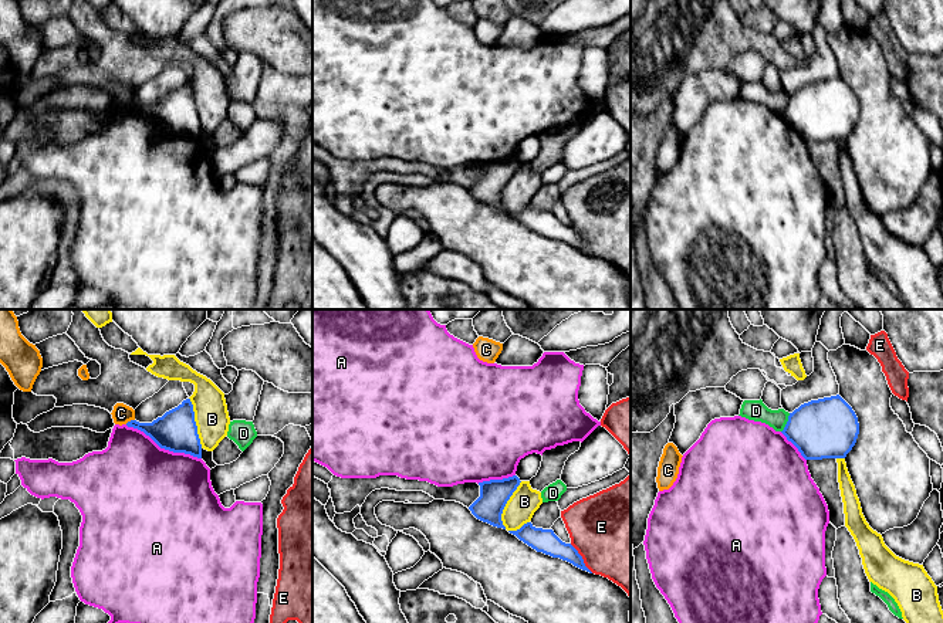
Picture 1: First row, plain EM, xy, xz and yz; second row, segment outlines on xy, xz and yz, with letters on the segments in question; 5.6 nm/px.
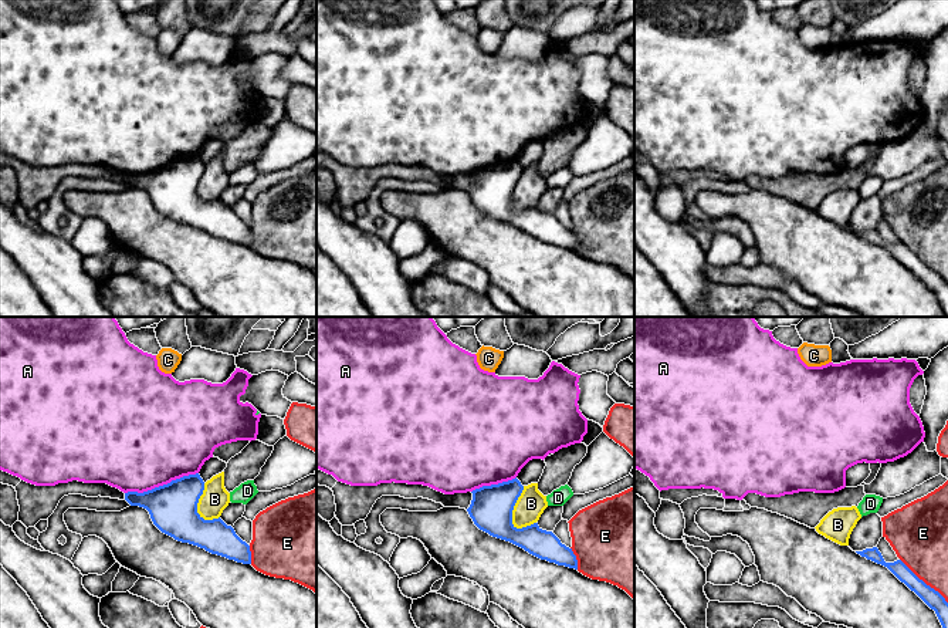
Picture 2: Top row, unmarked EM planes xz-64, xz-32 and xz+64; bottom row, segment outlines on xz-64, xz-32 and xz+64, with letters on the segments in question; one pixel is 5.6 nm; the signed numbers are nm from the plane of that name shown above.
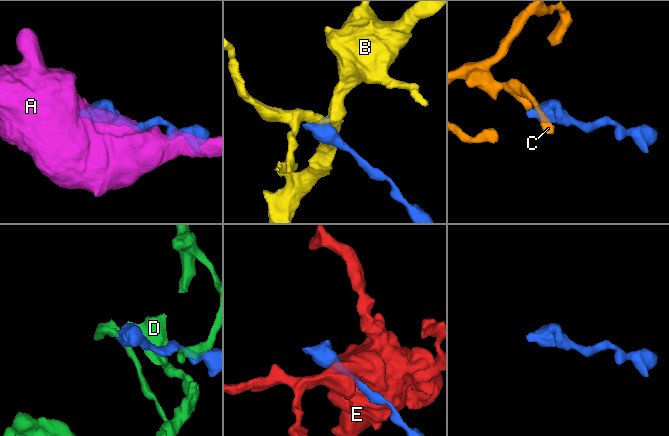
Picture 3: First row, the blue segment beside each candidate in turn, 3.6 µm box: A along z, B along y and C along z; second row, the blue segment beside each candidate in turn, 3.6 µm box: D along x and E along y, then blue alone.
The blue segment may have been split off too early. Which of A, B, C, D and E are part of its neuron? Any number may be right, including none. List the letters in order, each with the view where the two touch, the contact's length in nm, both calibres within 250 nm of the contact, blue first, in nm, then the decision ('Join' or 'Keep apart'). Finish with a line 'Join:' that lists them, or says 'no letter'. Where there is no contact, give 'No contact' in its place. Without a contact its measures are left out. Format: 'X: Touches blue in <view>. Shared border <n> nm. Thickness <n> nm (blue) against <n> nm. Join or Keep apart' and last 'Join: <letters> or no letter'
A: Touches blue in xy. Shared border 480 nm. Thickness 240 nm (blue) against 480 nm. Keep apart
B: Touches blue in xy. Shared border 300 nm. Thickness 240 nm (blue) against 190 nm. Keep apart
C: Touches blue in xy. Shared border 60 nm. Thickness 220 nm (blue) against 110 nm. Keep apart
D: Touches blue in yz. Shared border 120 nm. Thickness 340 nm (blue) against 120 nm. Keep apart
E: Touches blue in xz. Shared border 220 nm. Thickness 140 nm (blue) against 480 nm. Keep apart
Join: no letter

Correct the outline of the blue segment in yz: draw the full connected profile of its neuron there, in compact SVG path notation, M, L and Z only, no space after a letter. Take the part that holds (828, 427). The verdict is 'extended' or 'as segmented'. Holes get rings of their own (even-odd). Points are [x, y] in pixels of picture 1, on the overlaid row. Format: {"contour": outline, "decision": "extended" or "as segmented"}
{"contour": "M836 395L801 404L790 413L781 433L805 460L845 458L856 443L859 423Z", "decision": "as segmented"}

